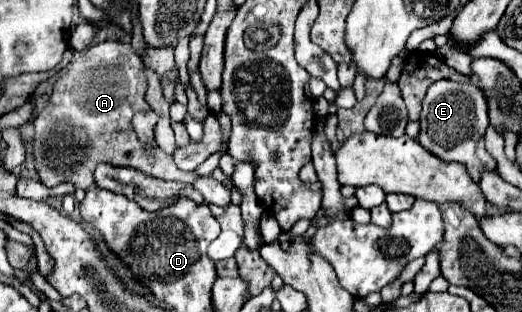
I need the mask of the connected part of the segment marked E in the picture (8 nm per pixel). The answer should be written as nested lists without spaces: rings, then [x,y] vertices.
[[[447,79],[433,83],[423,99],[419,121],[421,121],[421,131],[417,141],[443,161],[463,163],[473,181],[479,181],[483,171],[491,171],[497,167],[495,159],[485,151],[483,143],[485,131],[489,127],[487,97],[473,83],[455,83]]]

